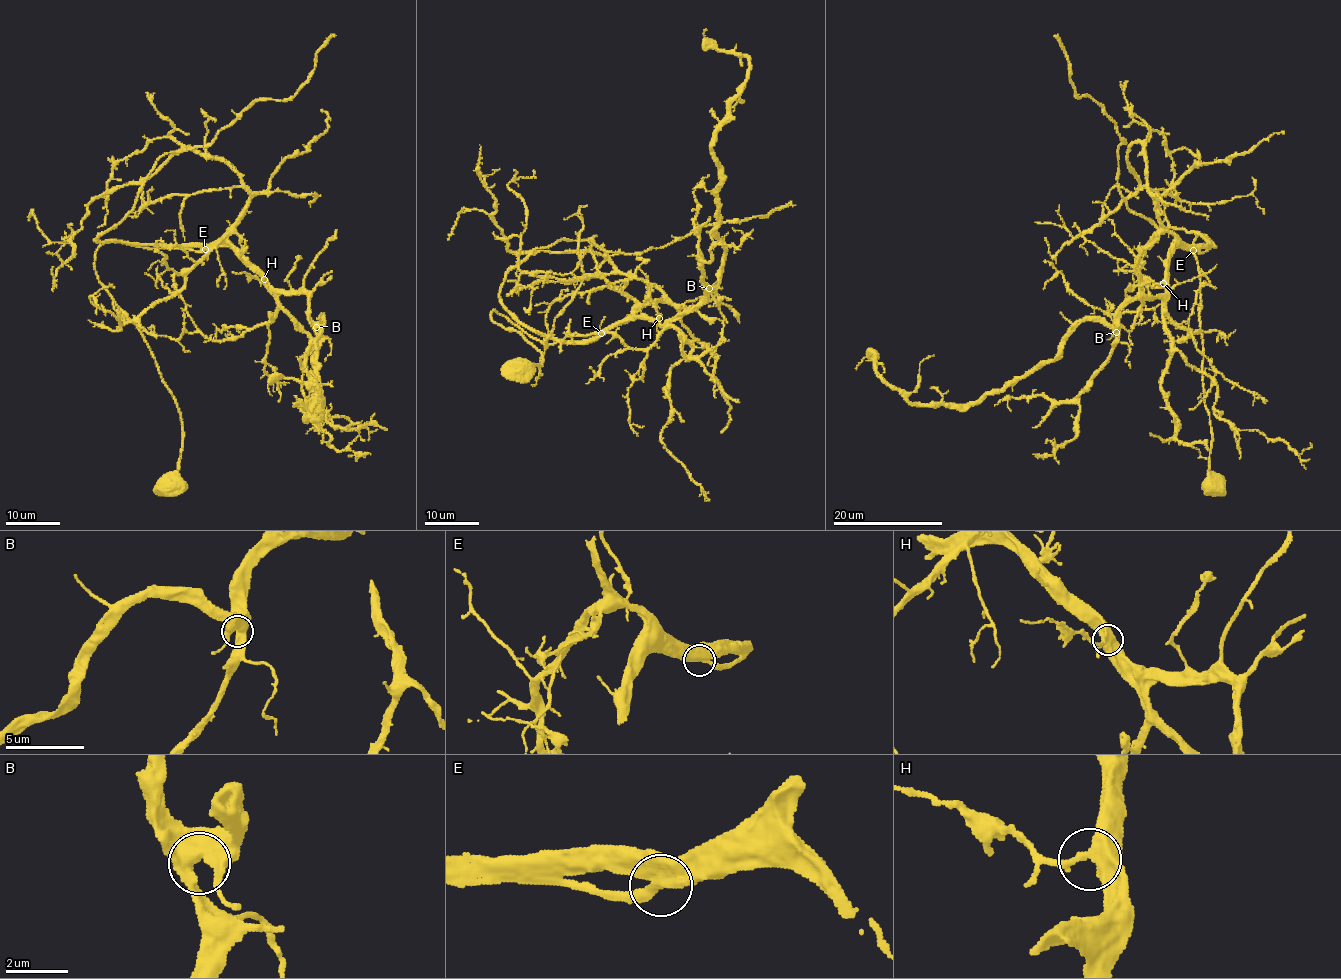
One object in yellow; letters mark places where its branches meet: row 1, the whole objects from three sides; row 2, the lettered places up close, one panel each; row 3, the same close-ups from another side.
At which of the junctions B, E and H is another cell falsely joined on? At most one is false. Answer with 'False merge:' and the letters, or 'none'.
False merge: none

